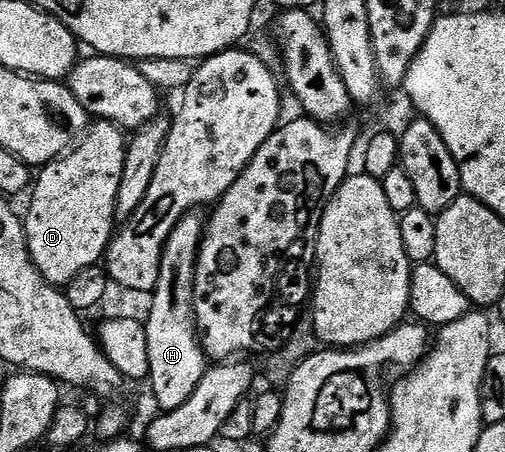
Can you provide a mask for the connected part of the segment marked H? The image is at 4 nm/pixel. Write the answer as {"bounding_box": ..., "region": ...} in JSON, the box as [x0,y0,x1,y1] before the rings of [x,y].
{"bounding_box":[146,212,210,411],"region":[[[189,212],[180,219],[164,245],[160,271],[153,296],[153,307],[146,330],[146,347],[149,348],[149,374],[147,381],[152,382],[152,394],[160,405],[161,411],[182,408],[198,388],[202,376],[210,369],[209,359],[204,357],[200,340],[196,333],[196,319],[192,304],[192,283],[195,281],[196,254],[204,239],[206,225],[199,213]]]}

